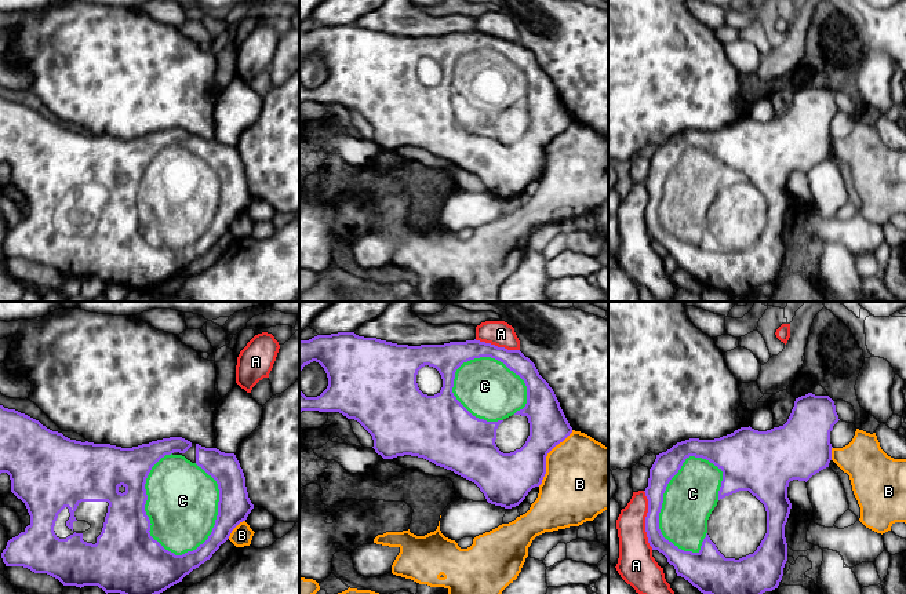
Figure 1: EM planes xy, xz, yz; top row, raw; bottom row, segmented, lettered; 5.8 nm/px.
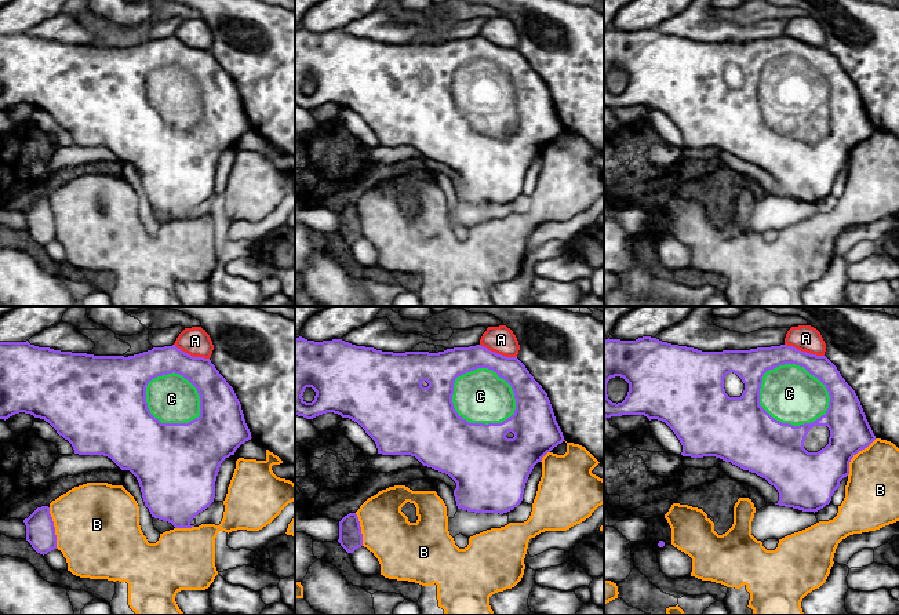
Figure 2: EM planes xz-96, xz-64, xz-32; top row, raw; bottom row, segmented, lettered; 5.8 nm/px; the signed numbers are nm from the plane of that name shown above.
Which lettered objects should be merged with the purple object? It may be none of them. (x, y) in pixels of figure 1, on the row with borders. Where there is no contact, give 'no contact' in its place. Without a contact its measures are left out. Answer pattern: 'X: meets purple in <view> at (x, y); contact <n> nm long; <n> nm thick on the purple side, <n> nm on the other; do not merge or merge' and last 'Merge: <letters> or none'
A: meets purple in yz at (646, 520); contact 340 nm long; 120 nm thick on the purple side, 200 nm on the other; do not merge
B: meets purple in xz at (545, 458); contact 380 nm long; 280 nm thick on the purple side, 440 nm on the other; do not merge
C: meets purple in xy at (144, 507); contact 600 nm long; 320 nm thick on the purple side, 420 nm on the other; merge
Merge: C

